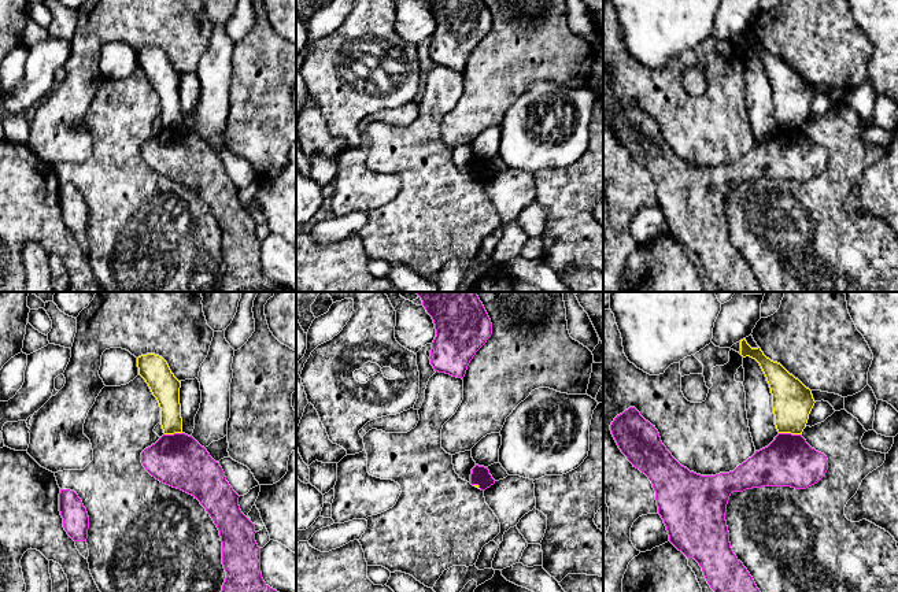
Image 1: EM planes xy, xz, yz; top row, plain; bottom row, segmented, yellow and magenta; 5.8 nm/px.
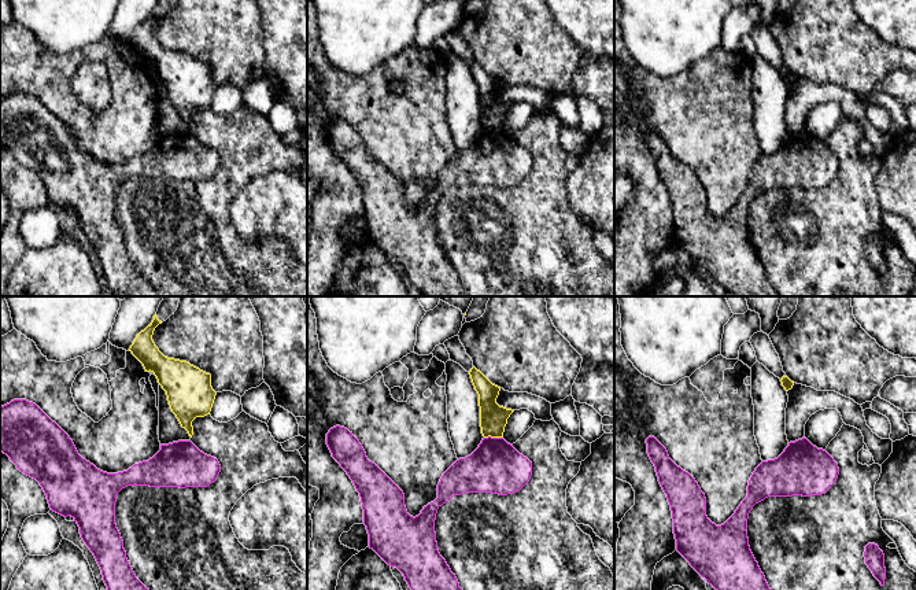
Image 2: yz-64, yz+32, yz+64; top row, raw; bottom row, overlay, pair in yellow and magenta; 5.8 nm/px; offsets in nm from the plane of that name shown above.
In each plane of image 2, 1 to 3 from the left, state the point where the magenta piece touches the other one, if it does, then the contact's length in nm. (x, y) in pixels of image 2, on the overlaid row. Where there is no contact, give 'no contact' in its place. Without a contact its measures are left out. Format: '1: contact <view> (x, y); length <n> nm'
1: no contact
2: contact yz+32 (492, 437); length 110 nm
3: no contact

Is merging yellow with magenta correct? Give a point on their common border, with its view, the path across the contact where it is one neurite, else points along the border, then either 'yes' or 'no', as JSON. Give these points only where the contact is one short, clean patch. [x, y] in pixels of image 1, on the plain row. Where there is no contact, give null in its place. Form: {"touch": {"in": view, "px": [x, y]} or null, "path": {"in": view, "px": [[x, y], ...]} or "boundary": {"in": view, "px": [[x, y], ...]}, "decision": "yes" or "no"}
{"touch": {"in": "yz", "px": [790, 125]}, "boundary": {"in": "yz", "px": [[779, 125], [799, 128]]}, "decision": "no"}

